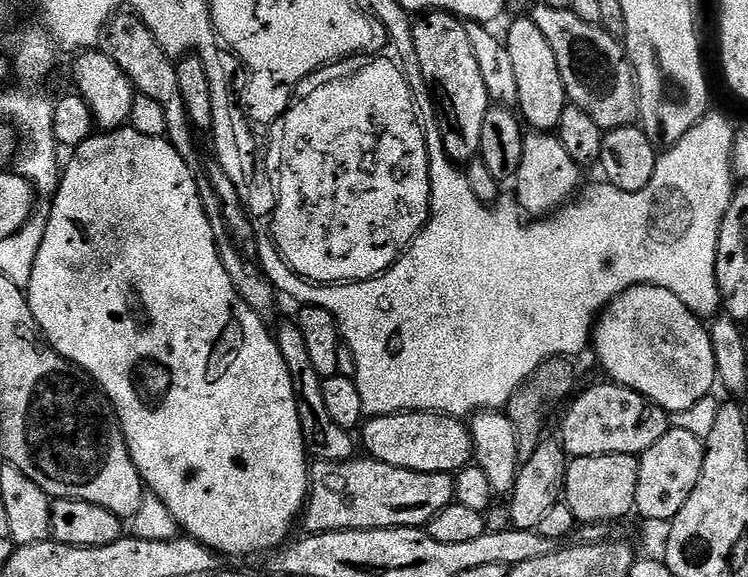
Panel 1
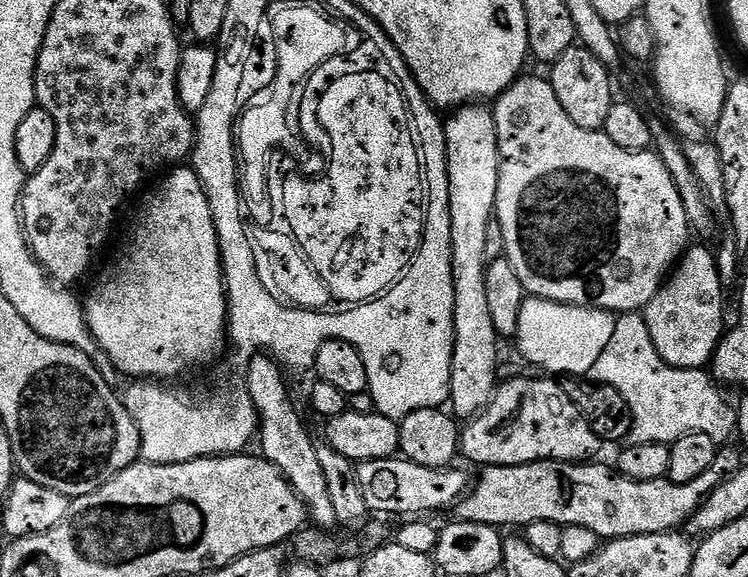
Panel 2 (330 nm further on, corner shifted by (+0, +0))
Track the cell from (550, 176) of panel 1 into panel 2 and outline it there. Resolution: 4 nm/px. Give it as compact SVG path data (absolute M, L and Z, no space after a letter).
M521 75L494 101L494 122L498 134L498 150L500 151L500 177L498 178L498 198L496 199L496 217L501 222L499 230L505 239L505 257L518 270L518 278L522 278L522 286L529 297L537 300L553 300L559 304L582 306L583 308L601 308L613 314L639 313L658 294L666 277L676 267L681 256L689 247L690 229L685 207L682 204L678 187L675 186L666 170L662 158L655 151L631 152L622 150L622 146L614 146L610 138L603 132L582 130L582 126L574 126L562 110L562 102L558 102L558 94L554 94L551 79L540 76Z

